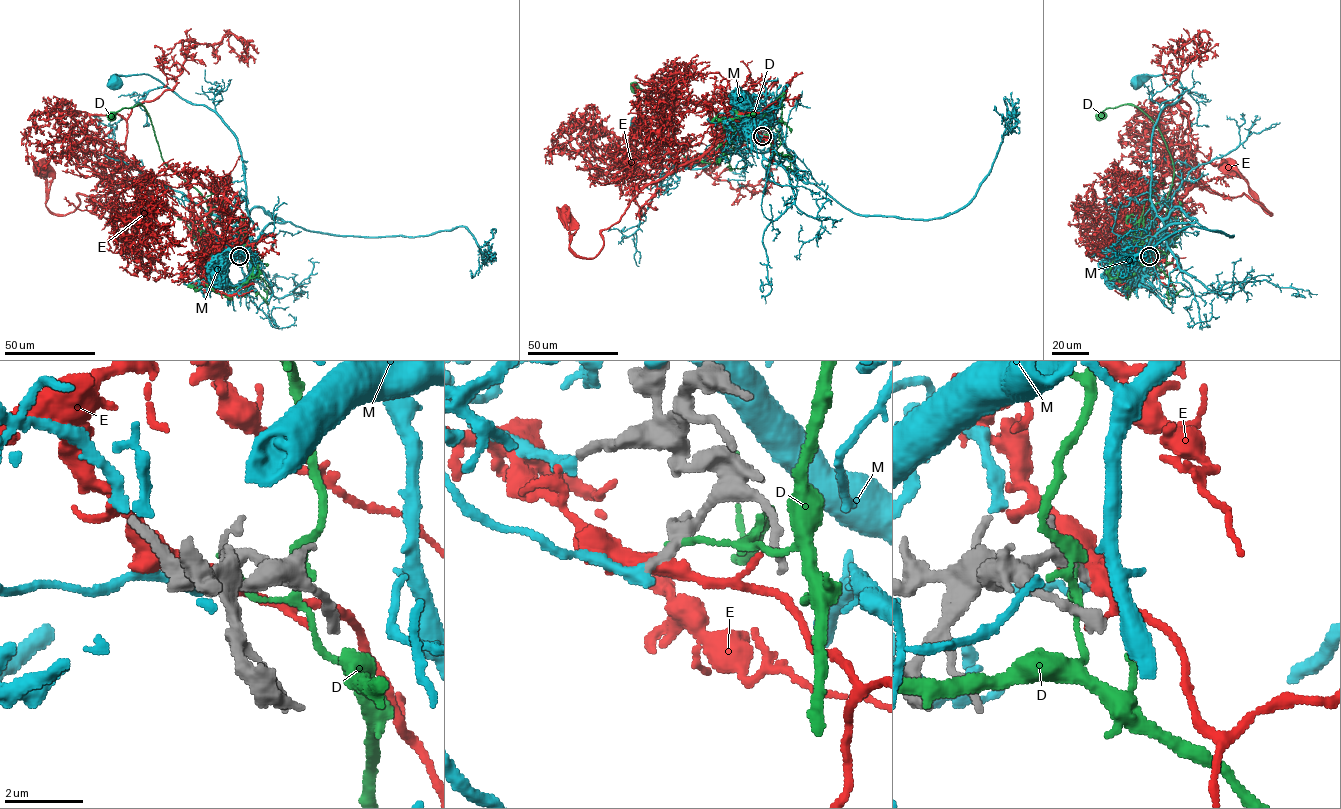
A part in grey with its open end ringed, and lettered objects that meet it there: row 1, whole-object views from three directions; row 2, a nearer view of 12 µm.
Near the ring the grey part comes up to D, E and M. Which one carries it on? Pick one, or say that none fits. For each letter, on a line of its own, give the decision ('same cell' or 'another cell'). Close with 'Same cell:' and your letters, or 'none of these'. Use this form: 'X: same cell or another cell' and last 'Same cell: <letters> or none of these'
D: another cell
E: another cell
M: same cell
Same cell: M

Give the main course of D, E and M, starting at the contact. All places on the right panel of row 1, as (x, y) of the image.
D: (1148, 255), (1138, 258), (1144, 216), (1168, 199), (1173, 163), (1157, 125), (1137, 107), (1107, 107), (1102, 116)
E: (1149, 255), (1139, 246), (1151, 225), (1194, 186), (1244, 194), (1272, 214), (1227, 167)
M: (1149, 256), (1139, 239), (1150, 246), (1164, 227), (1150, 198), (1151, 134), (1182, 86), (1170, 74), (1135, 82)

